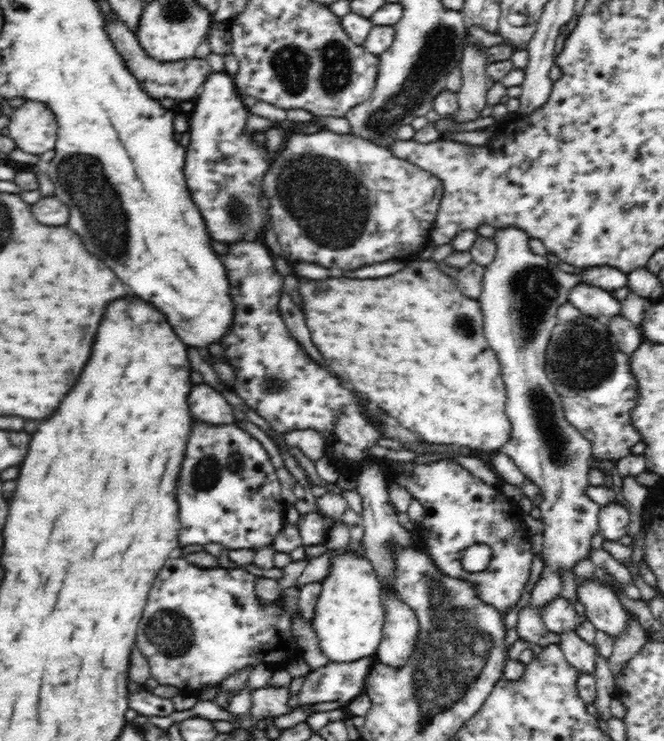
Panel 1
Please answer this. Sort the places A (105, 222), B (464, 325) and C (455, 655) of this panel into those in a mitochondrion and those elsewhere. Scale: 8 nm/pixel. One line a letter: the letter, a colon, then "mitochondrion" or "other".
A: mitochondrion
B: mitochondrion
C: mitochondrion

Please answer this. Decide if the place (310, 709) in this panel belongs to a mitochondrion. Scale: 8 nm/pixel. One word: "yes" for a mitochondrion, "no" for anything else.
no

